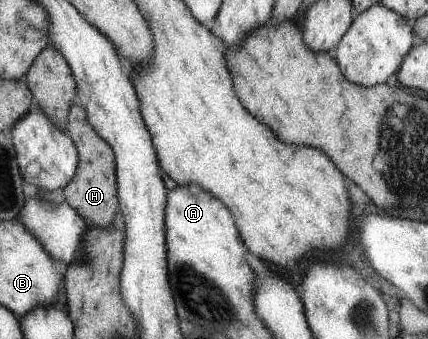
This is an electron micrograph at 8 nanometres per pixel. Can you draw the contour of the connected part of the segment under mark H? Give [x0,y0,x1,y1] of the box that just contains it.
[62,100,120,228]

